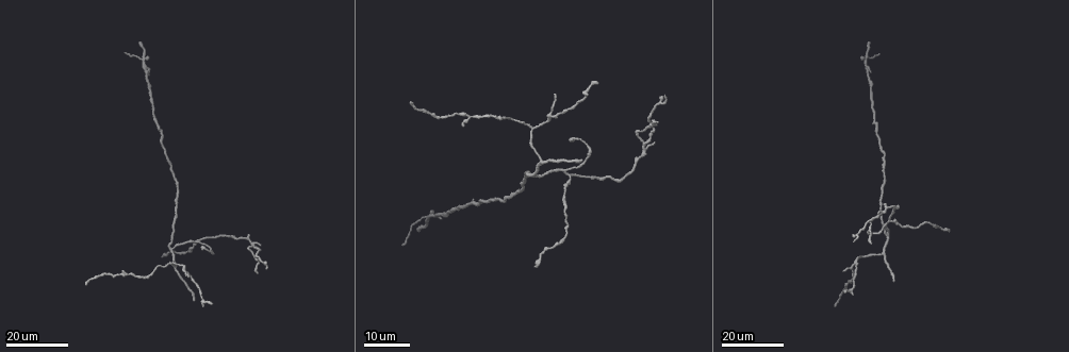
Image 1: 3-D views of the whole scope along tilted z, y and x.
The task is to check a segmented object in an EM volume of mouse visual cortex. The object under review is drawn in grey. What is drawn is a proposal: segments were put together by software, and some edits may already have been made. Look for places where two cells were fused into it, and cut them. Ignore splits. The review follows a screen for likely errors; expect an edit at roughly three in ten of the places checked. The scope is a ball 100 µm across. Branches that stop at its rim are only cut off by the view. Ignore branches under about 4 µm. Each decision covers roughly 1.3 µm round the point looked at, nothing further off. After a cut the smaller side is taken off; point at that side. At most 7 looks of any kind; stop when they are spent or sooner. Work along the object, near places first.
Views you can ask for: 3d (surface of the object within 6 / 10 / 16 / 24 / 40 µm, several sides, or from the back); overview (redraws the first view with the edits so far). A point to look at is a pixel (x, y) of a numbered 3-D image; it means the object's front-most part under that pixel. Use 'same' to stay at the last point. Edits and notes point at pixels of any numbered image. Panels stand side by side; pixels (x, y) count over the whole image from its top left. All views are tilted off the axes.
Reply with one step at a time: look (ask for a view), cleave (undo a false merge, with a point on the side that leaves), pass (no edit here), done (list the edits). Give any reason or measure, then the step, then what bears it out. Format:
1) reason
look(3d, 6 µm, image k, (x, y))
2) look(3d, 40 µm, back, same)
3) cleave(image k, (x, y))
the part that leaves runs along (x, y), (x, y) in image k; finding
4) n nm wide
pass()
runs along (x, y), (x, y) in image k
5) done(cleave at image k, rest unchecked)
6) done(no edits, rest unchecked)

branch point
look(3d, 24 µm, image 1, (549, 114))

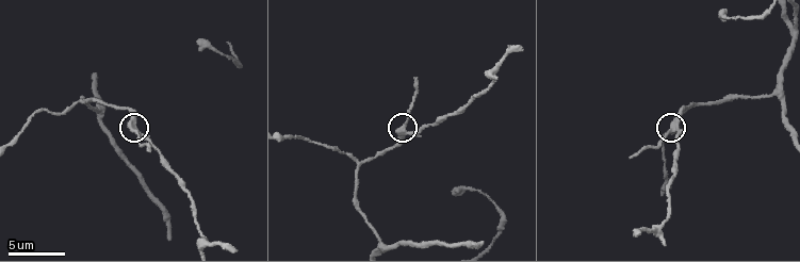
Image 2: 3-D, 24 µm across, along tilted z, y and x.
look(3d, 6 µm, image 2, (406, 131))

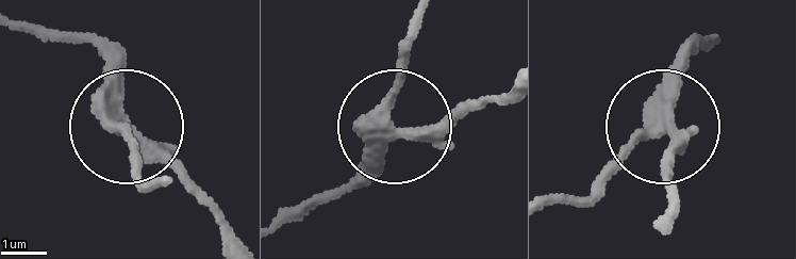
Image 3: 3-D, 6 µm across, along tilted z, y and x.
310 nm wide
cleave(image 3, (133, 154))
the part that leaves runs along (659, 115), (597, 190), (553, 197) in image 3; a second cell is stuck on

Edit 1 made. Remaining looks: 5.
three arms meet
look(3d, 24 µm, image 1, (172, 249))

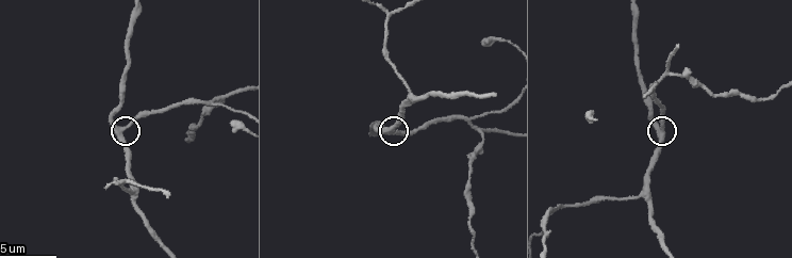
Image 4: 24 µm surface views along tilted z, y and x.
look(3d, 10 µm, image 4, (388, 131))

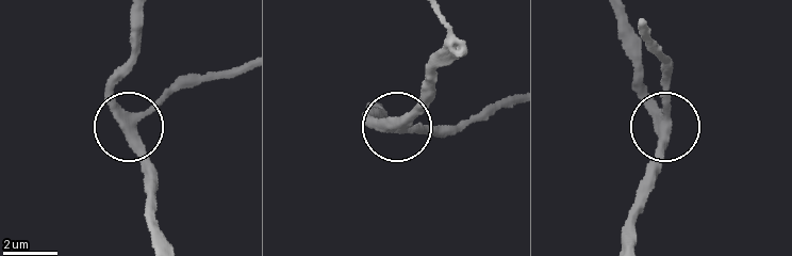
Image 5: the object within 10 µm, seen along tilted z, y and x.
3 arms
pass()
runs along (614, 12), (634, 82), (660, 123), (670, 120), (672, 64) in image 5; all the same cell

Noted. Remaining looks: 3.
small branch off a trunk
look(3d, 6 µm, image 4, (471, 121))

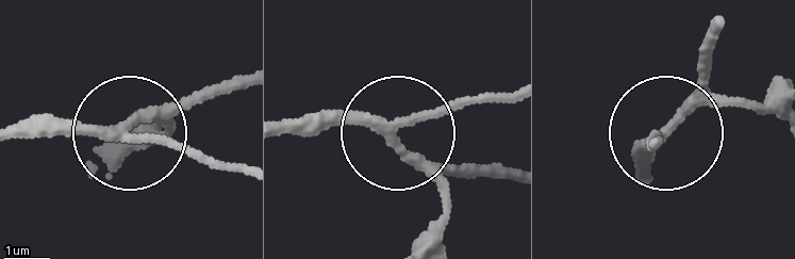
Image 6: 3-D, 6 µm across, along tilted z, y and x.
200 nm wide
pass()
runs along (285, 134), (385, 129), (492, 94) in image 6; continuous, no second cell

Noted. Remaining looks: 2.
done(cleave at image 3, rest unchecked)

